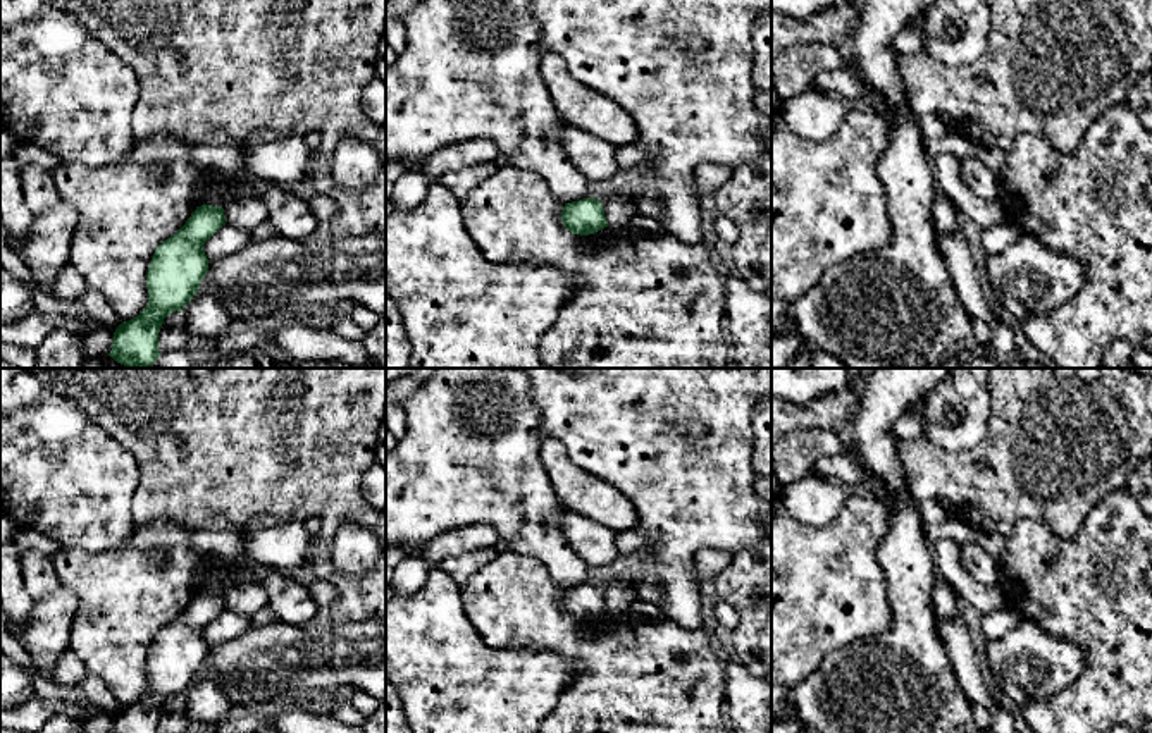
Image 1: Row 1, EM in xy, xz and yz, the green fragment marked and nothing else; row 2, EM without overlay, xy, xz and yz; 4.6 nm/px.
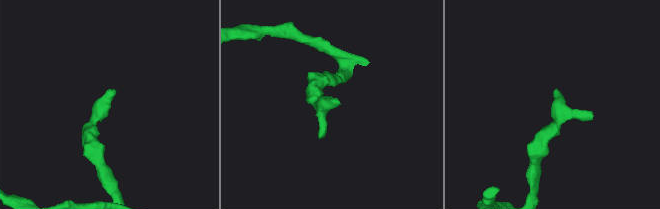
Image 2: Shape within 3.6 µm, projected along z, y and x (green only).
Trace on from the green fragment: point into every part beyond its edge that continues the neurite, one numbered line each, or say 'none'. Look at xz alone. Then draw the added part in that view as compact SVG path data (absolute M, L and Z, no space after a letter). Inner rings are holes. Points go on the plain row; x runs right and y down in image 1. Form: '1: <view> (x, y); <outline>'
none

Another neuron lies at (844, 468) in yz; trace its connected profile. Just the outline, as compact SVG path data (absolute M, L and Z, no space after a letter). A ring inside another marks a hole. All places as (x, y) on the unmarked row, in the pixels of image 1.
M851 451L820 456L814 473L840 485L861 489L863 494L876 497L883 506L894 502L889 490L859 465Z

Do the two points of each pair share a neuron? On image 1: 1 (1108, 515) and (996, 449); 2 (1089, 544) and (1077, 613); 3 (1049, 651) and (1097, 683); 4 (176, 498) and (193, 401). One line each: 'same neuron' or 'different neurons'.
1: different neurons
2: same neuron
3: different neurons
4: same neuron

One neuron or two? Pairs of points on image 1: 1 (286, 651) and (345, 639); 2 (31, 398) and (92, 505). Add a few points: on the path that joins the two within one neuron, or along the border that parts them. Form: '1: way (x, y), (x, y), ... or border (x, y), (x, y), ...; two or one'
1: way (300, 651), (331, 651); one
2: way (35, 424), (35, 448), (66, 479); one

